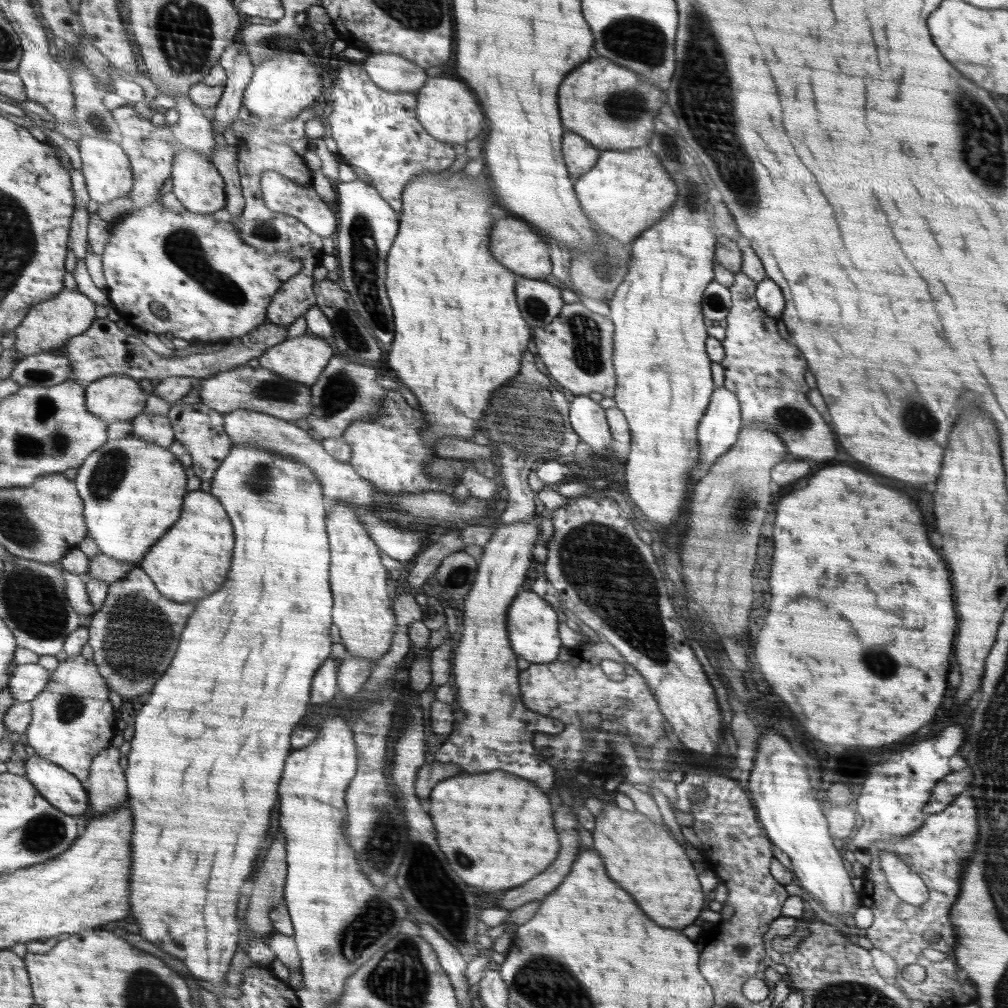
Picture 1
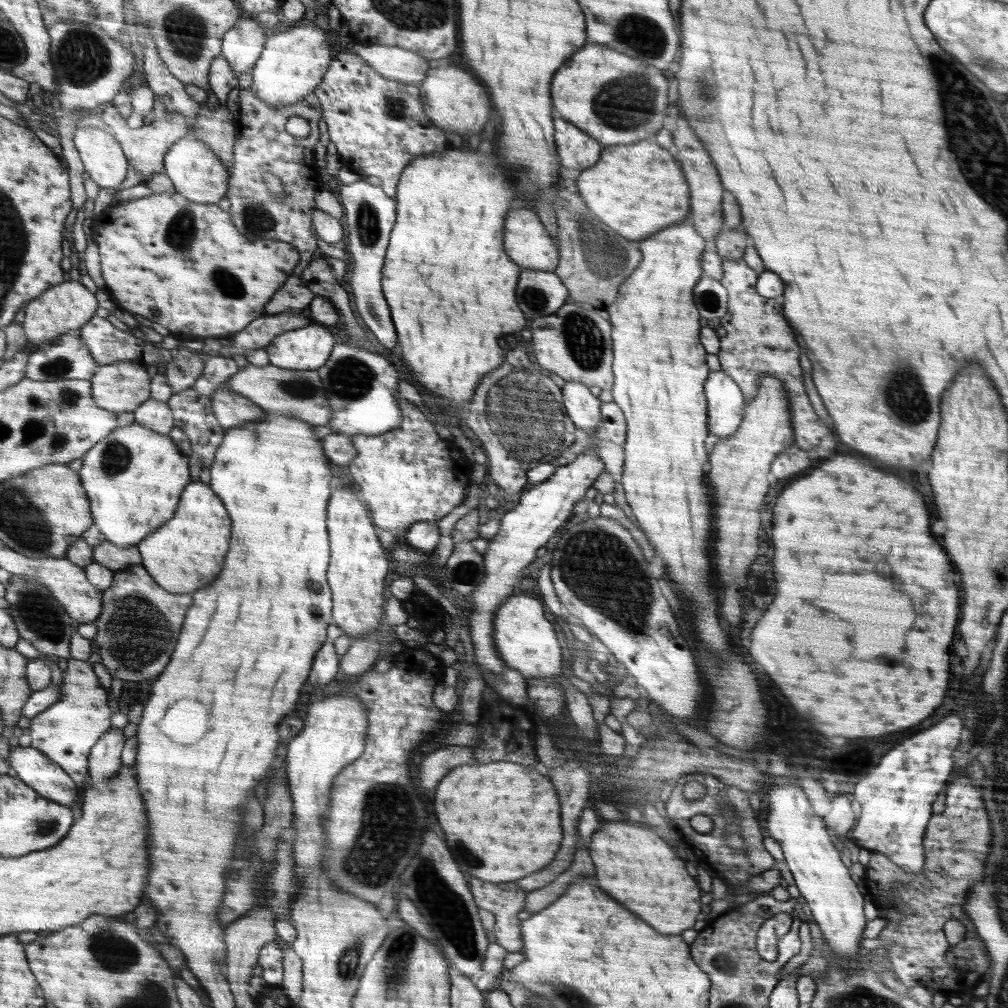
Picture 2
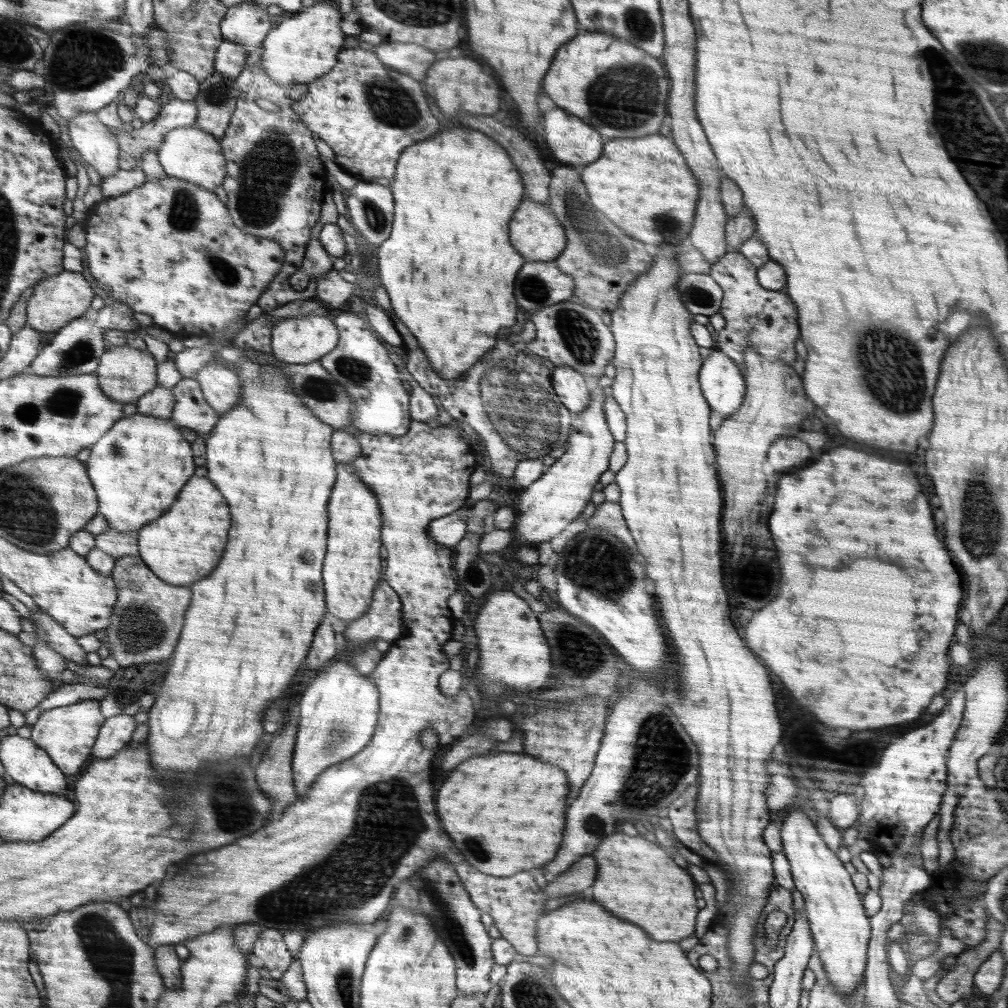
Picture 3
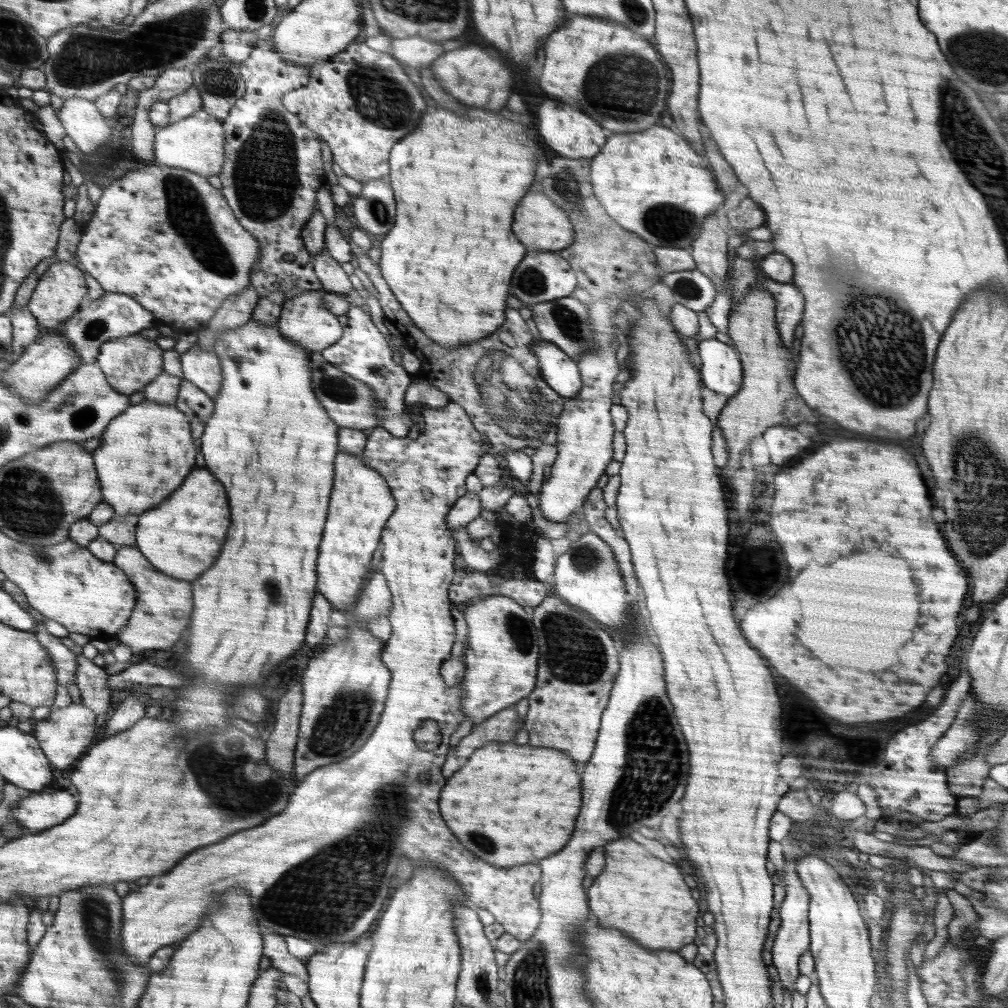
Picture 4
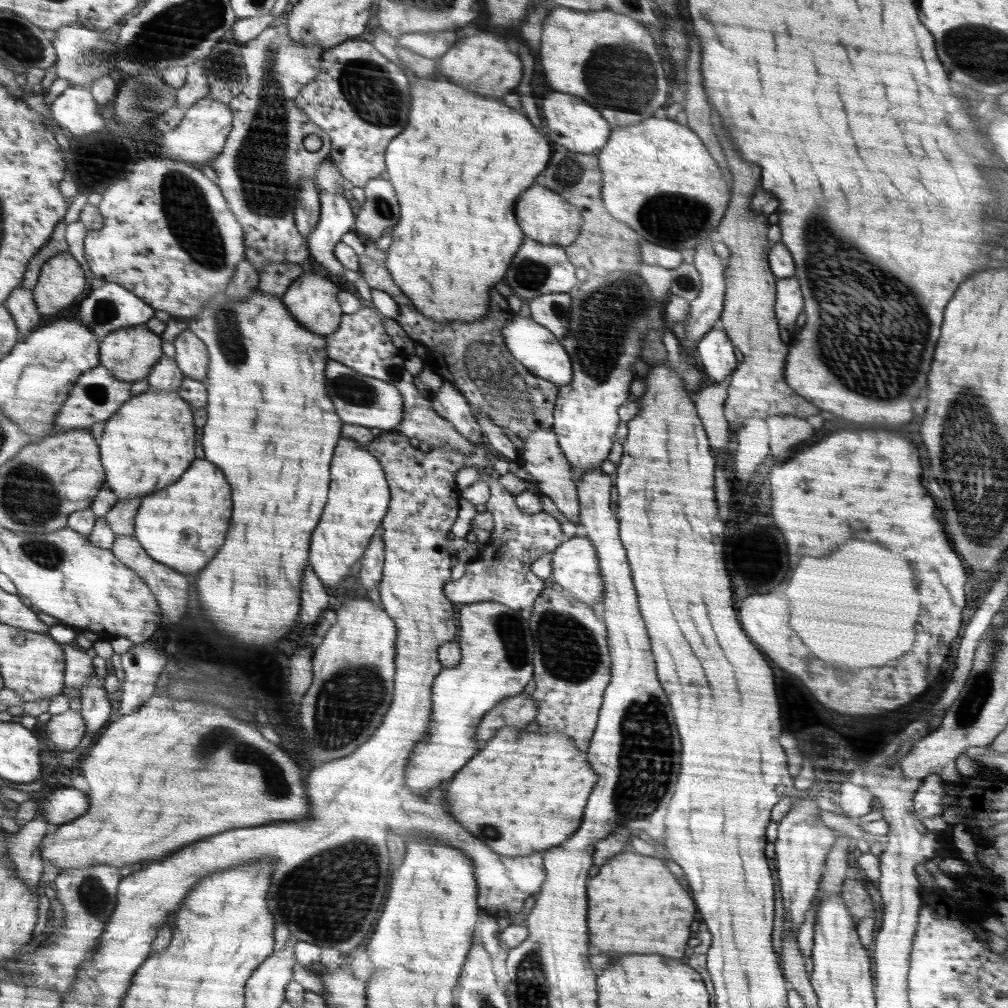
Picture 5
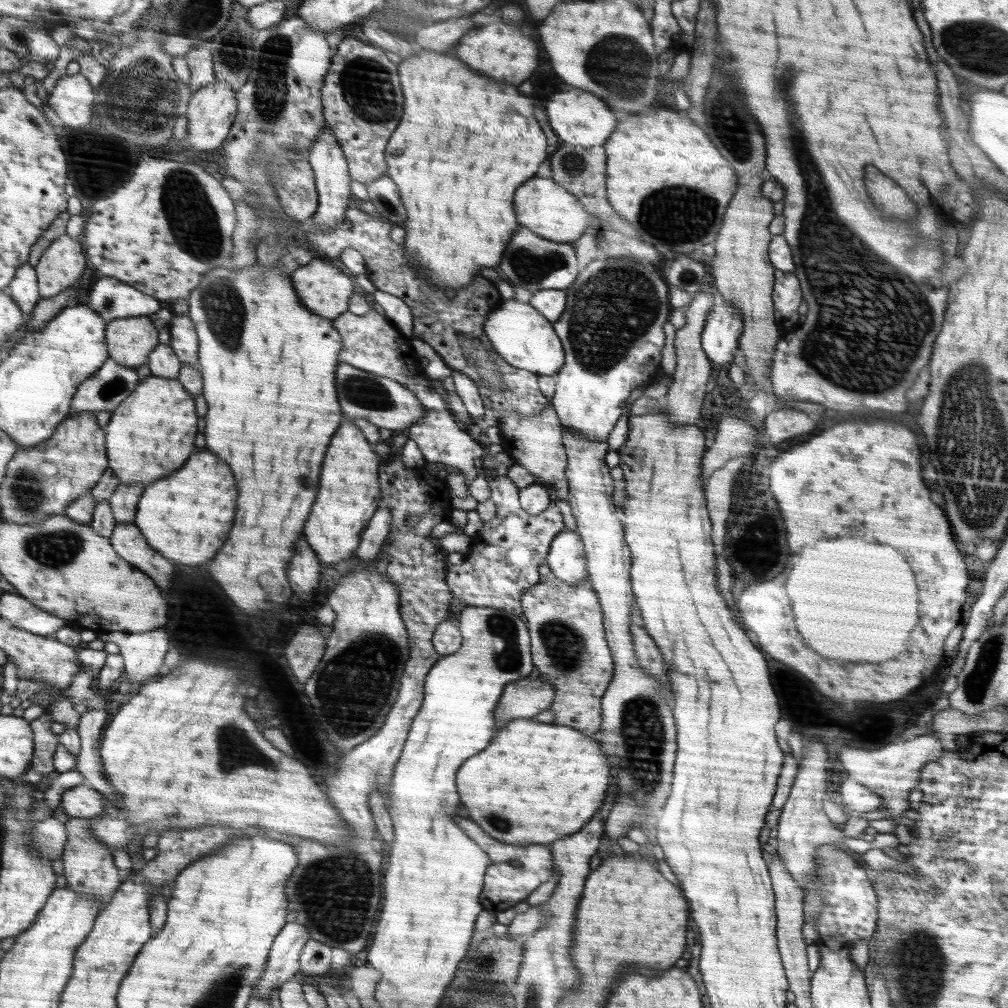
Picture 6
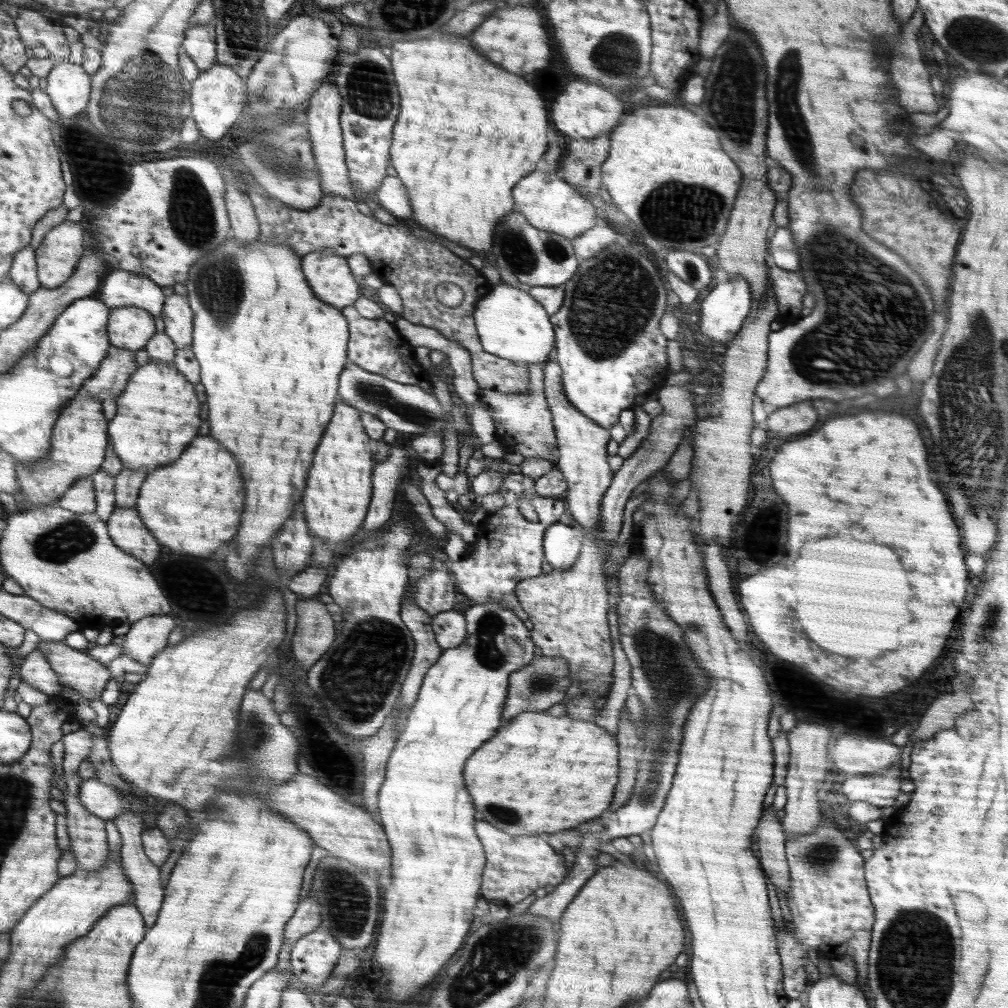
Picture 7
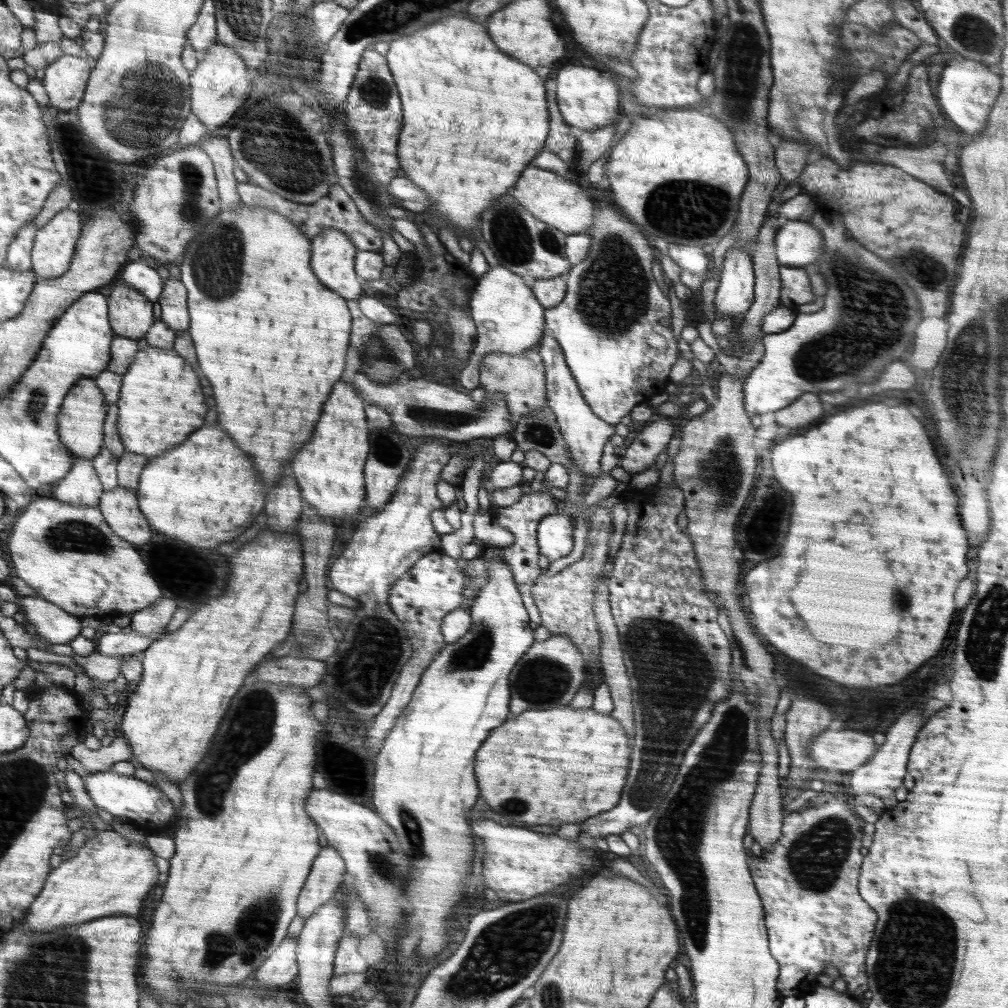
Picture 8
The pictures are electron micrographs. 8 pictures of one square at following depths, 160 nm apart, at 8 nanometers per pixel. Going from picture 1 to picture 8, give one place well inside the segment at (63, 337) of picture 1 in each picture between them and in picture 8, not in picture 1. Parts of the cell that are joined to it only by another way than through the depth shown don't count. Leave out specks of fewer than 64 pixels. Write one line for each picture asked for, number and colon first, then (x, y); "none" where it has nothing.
2: (65, 307)
3: (55, 301)
4: (59, 292)
5: (61, 279)
6: (62, 264)
7: (60, 252)
8: (53, 246)

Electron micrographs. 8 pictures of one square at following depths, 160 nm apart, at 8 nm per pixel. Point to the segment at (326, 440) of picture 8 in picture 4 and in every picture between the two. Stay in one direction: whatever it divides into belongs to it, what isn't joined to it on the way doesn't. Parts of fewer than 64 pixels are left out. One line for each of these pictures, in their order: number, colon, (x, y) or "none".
4: (363, 501)
5: (360, 495)
6: (349, 493)
7: (334, 512)

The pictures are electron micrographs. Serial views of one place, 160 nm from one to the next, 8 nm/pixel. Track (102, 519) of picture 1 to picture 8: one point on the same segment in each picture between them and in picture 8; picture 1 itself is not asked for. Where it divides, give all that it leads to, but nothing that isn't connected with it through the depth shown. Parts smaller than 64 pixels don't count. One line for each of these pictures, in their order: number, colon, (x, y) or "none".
2: (135, 476)
3: (140, 465)
4: (145, 456)
5: (148, 445)
6: (151, 435)
7: (157, 416)
8: (160, 402)

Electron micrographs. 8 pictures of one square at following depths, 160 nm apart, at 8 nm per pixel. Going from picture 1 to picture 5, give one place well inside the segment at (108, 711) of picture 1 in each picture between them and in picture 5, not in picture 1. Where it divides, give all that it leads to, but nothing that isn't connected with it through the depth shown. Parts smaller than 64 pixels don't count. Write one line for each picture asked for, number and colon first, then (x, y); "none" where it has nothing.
2: (67, 730)
3: (68, 733)
4: (67, 733)
5: (65, 731)

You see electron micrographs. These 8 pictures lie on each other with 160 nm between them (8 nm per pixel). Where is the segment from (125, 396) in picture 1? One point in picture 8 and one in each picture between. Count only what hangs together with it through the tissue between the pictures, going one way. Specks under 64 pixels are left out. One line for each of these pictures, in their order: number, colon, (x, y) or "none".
2: (120, 387)
3: (126, 374)
4: (130, 363)
5: (130, 353)
6: (131, 340)
7: (131, 327)
8: (131, 316)

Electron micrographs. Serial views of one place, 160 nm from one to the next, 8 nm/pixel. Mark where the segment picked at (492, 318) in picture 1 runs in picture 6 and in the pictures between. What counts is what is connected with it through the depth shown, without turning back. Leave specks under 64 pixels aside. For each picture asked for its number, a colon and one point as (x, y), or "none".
2: (452, 206)
3: (450, 248)
4: (458, 180)
5: (463, 161)
6: (466, 143)

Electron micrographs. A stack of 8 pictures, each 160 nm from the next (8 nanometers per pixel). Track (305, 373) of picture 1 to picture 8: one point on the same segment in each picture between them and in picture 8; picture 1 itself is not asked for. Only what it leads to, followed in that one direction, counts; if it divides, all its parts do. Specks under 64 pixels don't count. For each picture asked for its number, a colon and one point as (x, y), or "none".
2: (308, 348)
3: (301, 339)
4: (306, 320)
5: (313, 300)
6: (326, 290)
7: (328, 272)
8: (334, 253)

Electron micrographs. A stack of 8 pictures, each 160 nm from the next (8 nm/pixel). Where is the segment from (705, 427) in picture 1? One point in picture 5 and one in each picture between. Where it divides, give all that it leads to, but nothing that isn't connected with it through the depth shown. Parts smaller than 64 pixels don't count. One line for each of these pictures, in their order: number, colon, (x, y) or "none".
2: (727, 405)
3: (723, 383)
4: (722, 368)
5: (716, 351)

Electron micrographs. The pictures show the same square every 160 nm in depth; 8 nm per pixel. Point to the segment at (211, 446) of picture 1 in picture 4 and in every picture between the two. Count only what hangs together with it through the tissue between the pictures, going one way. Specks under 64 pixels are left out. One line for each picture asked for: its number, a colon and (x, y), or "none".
2: (193, 413)
3: (191, 410)
4: (191, 400)

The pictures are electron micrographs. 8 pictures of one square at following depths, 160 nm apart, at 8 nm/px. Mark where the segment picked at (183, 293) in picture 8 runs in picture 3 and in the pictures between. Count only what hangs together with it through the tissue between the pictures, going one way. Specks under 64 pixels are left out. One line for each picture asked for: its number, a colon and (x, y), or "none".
3: (221, 386)
4: (202, 367)
5: (193, 359)
6: (184, 341)
7: (178, 317)

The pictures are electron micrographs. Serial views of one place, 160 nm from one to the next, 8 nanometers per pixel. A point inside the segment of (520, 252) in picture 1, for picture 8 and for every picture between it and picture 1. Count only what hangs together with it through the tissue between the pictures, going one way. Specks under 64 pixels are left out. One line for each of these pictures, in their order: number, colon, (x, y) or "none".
2: (529, 243)
3: (538, 233)
4: (540, 222)
5: (549, 218)
6: (553, 212)
7: (551, 204)
8: (561, 203)

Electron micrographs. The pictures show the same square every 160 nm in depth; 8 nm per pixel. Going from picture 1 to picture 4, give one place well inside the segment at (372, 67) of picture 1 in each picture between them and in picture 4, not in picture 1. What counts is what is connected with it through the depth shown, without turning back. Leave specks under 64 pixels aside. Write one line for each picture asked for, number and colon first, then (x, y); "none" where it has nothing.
2: (394, 63)
3: (414, 61)
4: (416, 52)

